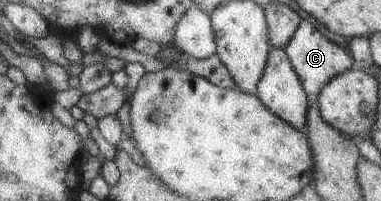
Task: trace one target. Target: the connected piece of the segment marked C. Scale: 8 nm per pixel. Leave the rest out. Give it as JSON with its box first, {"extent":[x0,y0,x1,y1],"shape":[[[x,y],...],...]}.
{"extent":[283,19,356,99],"shape":[[[304,19],[300,20],[292,39],[283,49],[286,52],[286,57],[290,61],[290,65],[300,81],[300,85],[304,93],[309,98],[316,99],[320,95],[320,89],[334,77],[342,75],[348,69],[354,69],[356,62],[350,57],[350,54],[335,43],[328,41],[322,37],[310,23],[306,23]]]}

